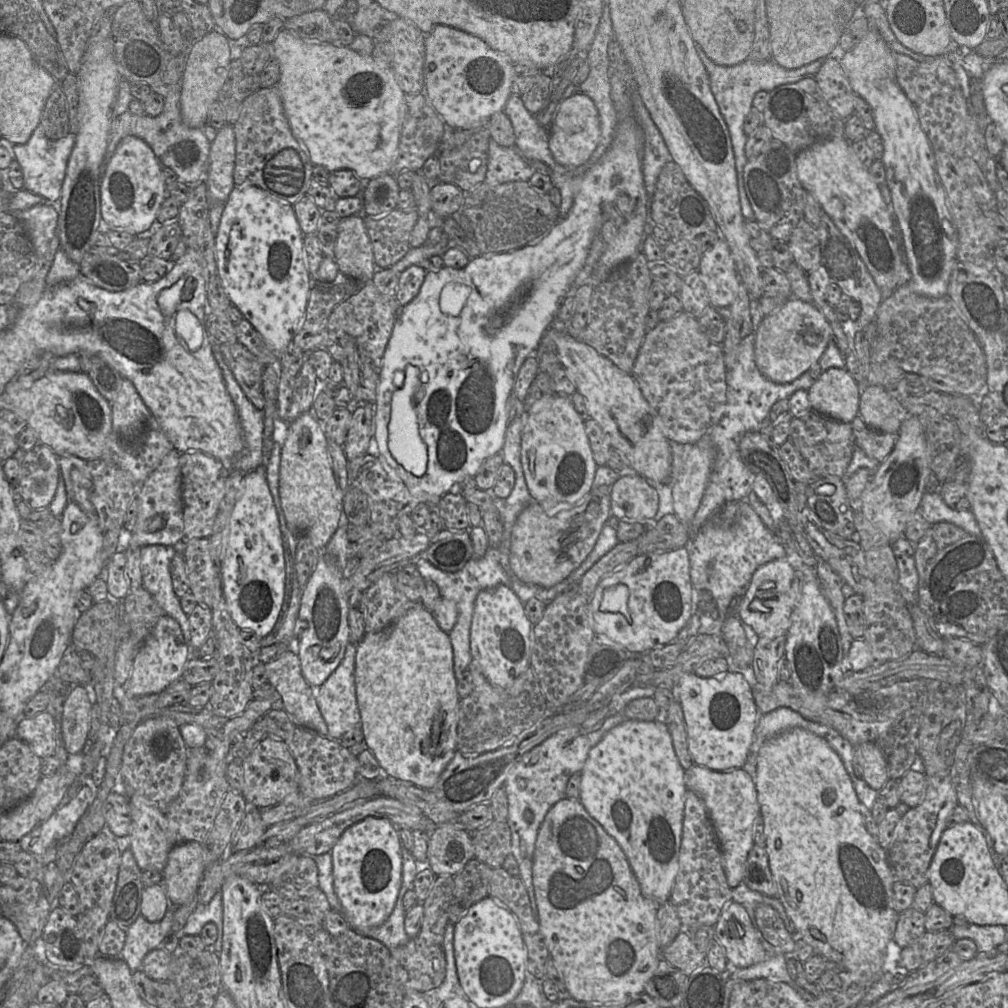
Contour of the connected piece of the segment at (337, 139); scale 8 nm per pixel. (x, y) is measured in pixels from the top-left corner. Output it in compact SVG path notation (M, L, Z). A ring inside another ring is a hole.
M285 28L277 33L272 43L274 59L280 67L277 89L285 115L293 135L304 147L311 162L325 167L329 172L352 170L362 181L391 172L406 102L406 94L400 88L392 68L380 67L372 56L362 55L350 47L306 40Z

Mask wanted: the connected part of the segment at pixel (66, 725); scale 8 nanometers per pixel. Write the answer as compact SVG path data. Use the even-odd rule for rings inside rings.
M75 685L63 702L61 737L68 754L82 751L91 726L92 704L84 685Z

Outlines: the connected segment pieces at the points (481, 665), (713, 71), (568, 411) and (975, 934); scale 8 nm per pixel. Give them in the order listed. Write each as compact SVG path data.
M500 584L480 591L475 600L470 630L472 660L494 686L506 689L530 667L533 624L525 614L524 603L511 587Z
M694 42L694 46L709 75L711 91L730 133L735 157L735 167L742 215L745 220L755 221L754 212L747 198L743 180L744 166L748 161L748 158L745 155L745 143L748 136L744 132L743 125L746 116L753 107L754 96L761 90L770 92L780 85L797 82L808 76L814 77L826 58L815 60L797 69L785 69L772 60L756 61L753 59L746 59L745 61L733 66L721 66L715 64L708 58L700 44Z
M545 395L527 406L521 435L521 464L533 501L541 505L573 506L592 490L597 464L584 420L570 398Z
M953 925L950 930L955 940L961 938L973 940L978 952L996 949L1006 941L1006 927L1002 925Z

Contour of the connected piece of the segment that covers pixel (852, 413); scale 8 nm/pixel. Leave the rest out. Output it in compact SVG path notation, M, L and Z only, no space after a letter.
M829 368L823 371L809 388L810 409L841 422L850 423L859 416L860 389L846 368Z

